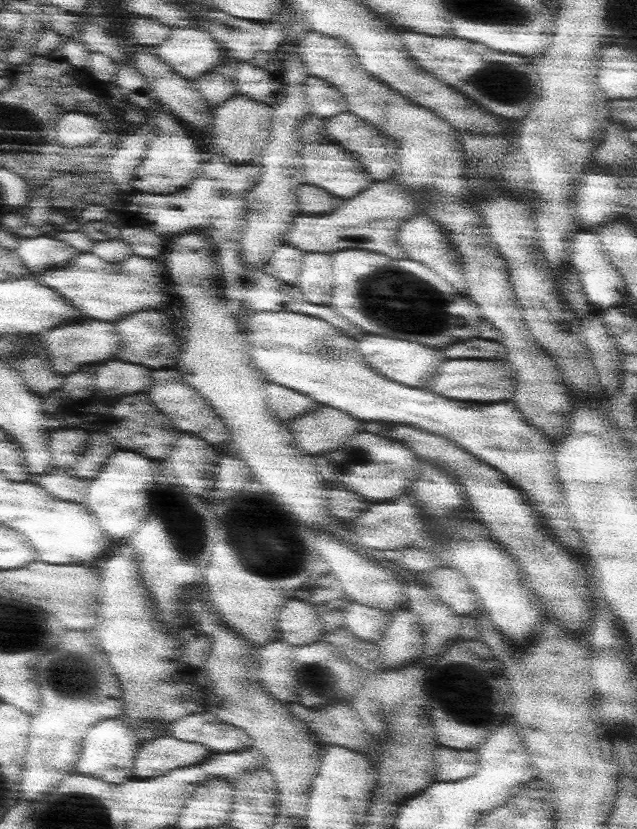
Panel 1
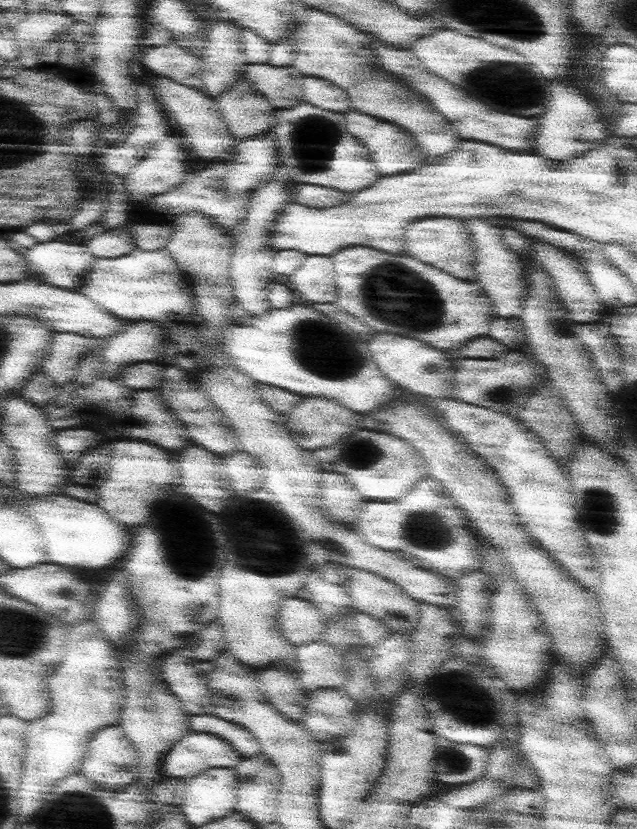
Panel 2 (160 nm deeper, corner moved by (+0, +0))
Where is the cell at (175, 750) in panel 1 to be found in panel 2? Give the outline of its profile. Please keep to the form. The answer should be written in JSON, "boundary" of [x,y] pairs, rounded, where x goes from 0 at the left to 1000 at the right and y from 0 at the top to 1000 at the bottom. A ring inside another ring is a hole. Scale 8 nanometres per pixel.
{"boundary":[[[300,881],[261,908],[253,931],[268,938],[306,937],[327,928],[367,926],[381,914],[342,887]]]}

